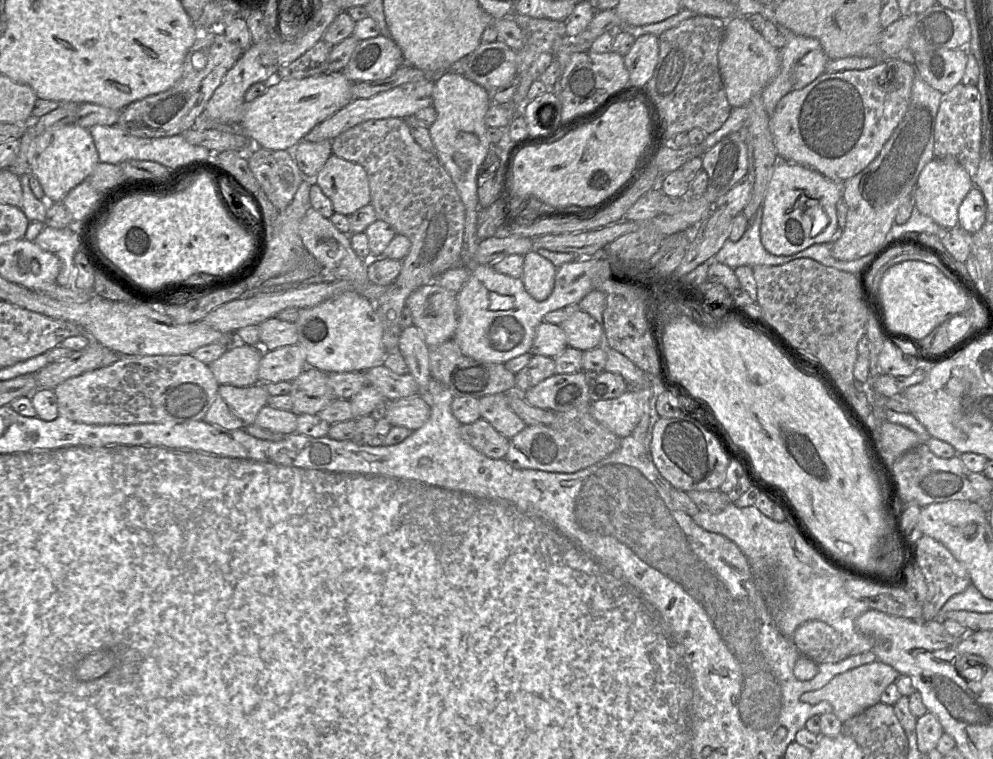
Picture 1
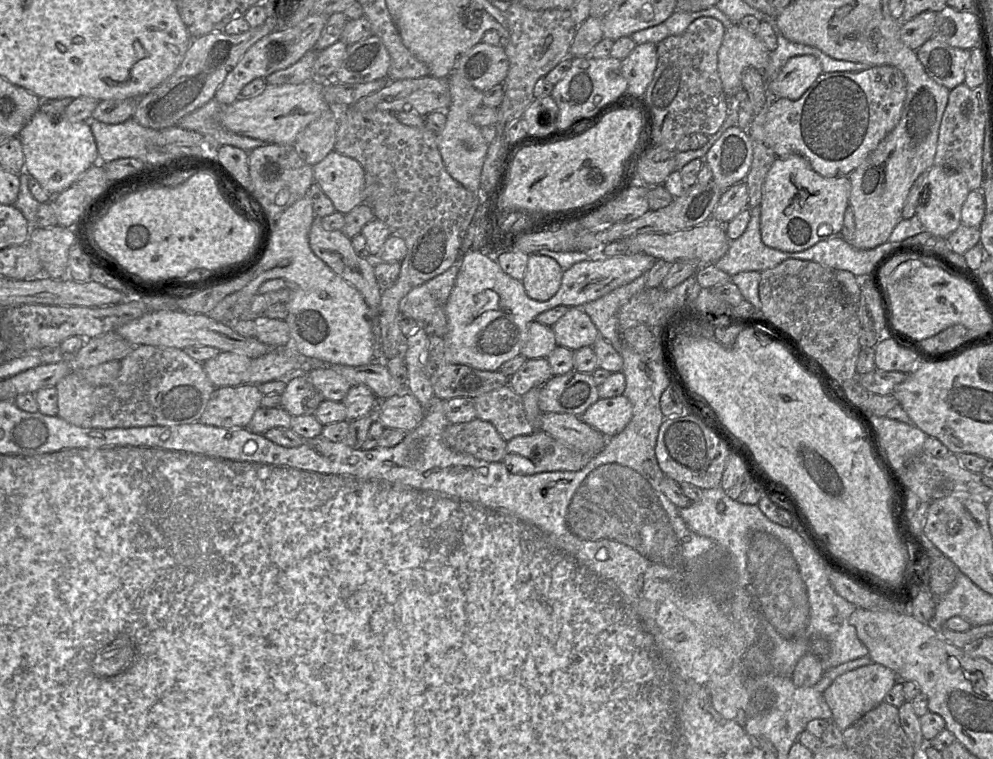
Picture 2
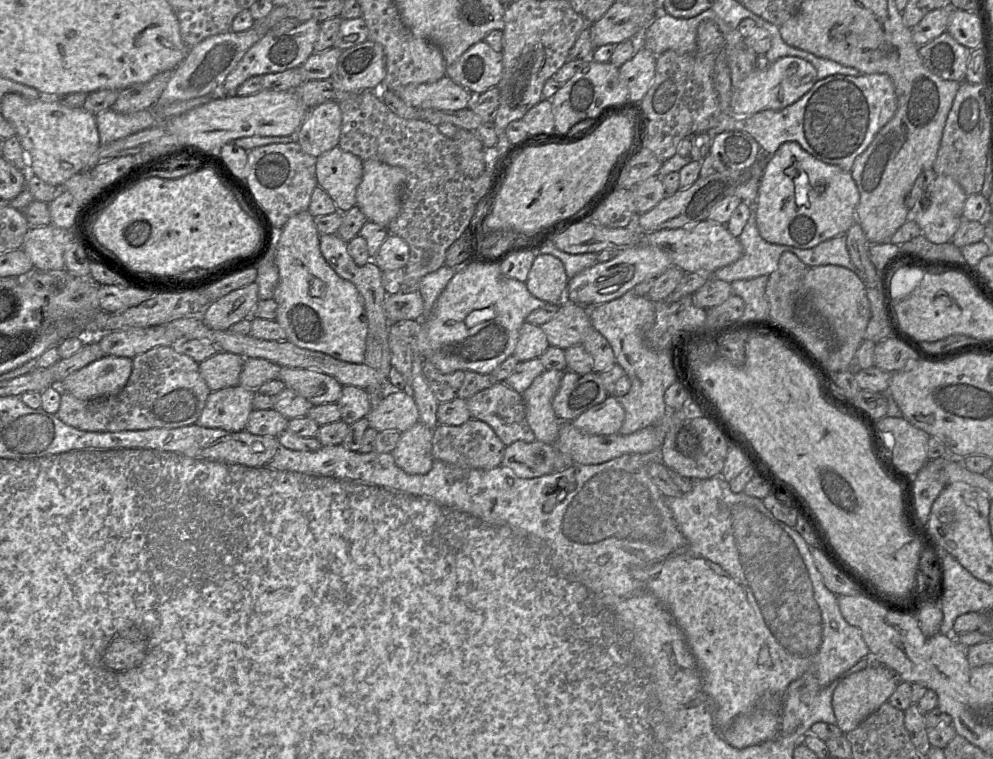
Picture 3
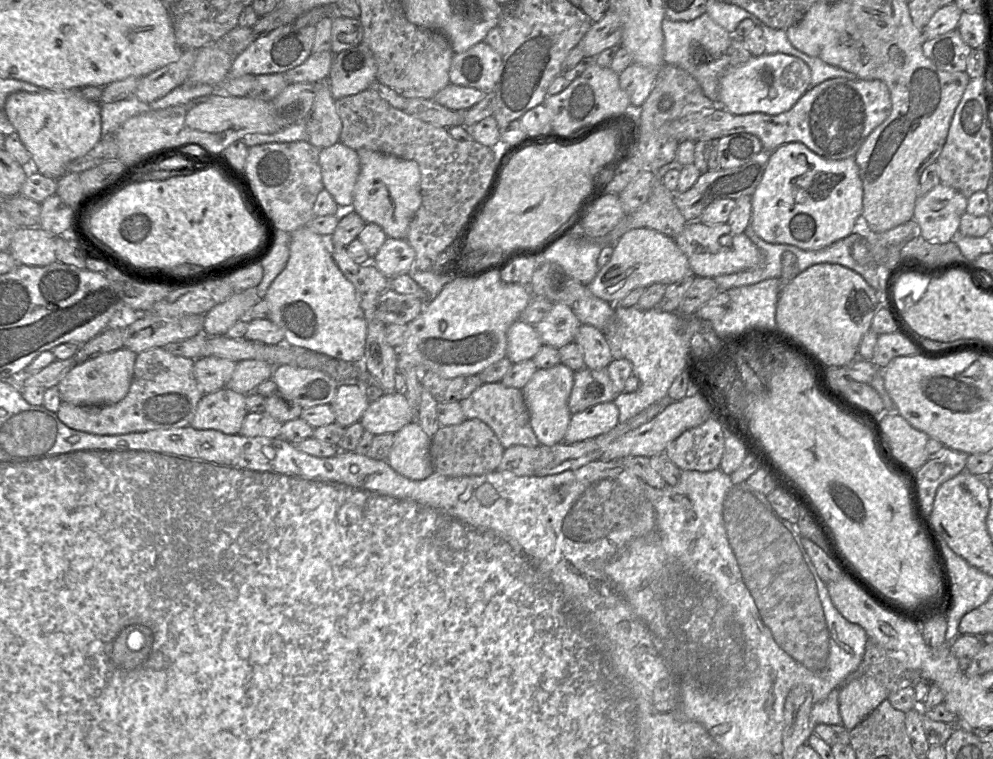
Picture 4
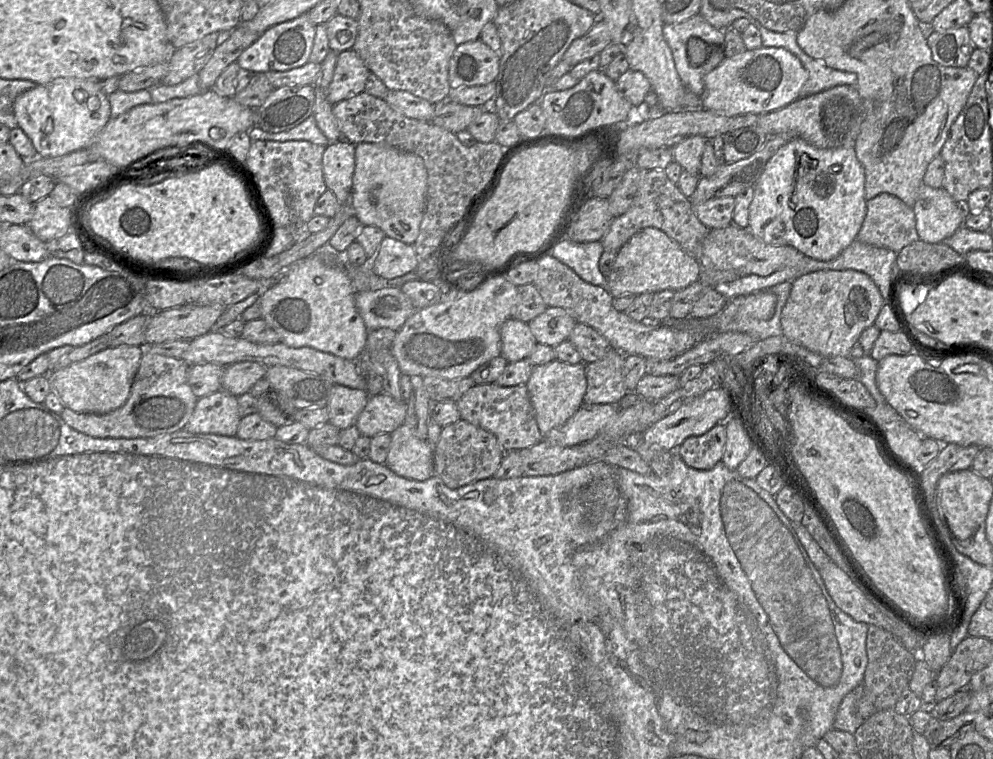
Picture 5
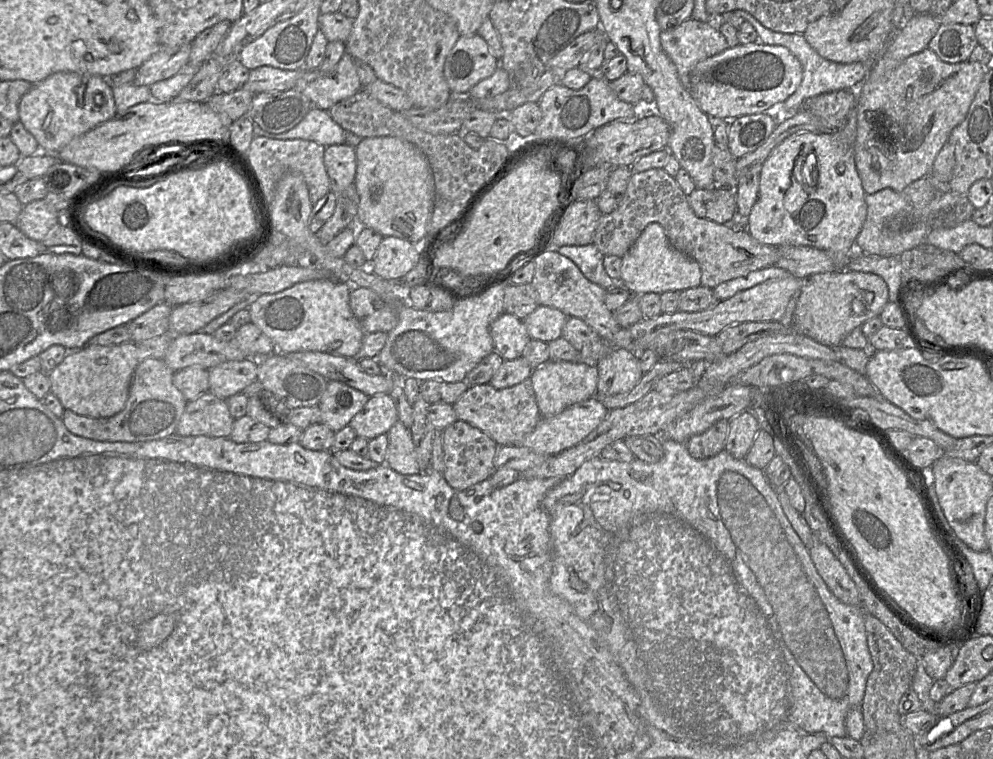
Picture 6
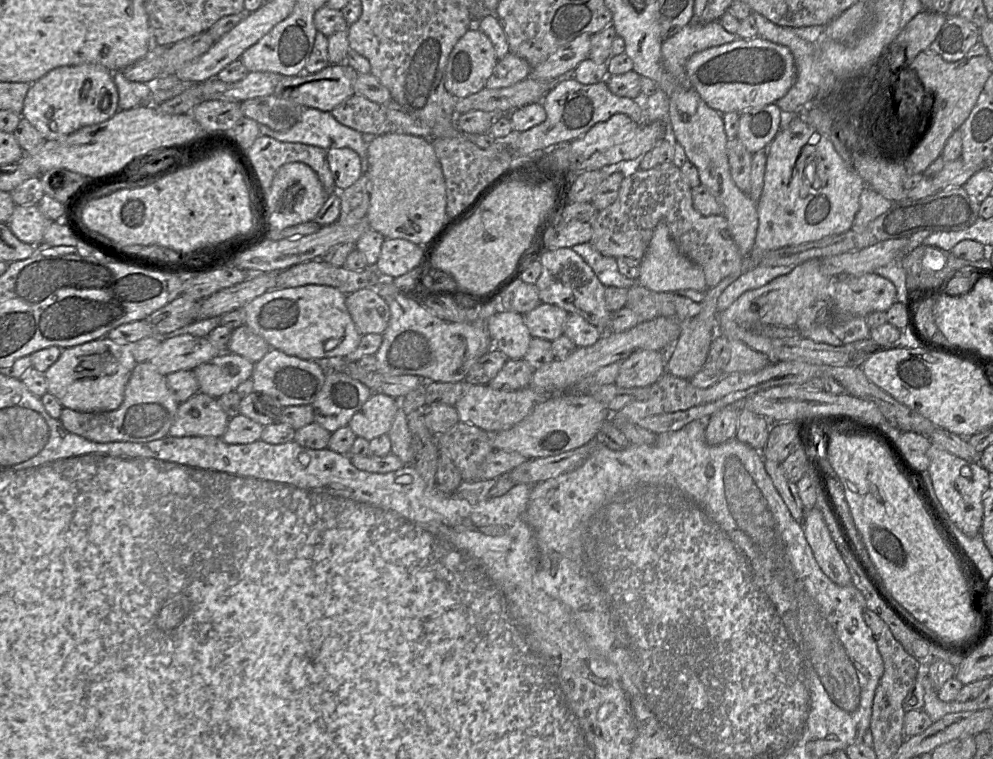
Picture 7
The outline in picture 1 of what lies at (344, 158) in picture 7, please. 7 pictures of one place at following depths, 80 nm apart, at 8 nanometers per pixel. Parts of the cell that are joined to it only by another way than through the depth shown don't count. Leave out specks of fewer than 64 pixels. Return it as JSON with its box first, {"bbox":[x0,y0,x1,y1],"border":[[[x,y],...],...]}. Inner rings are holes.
{"bbox":[313,154,370,216],"border":[[[332,154],[313,180],[330,199],[336,213],[350,216],[358,209],[370,204],[368,177],[364,168],[357,163]]]}

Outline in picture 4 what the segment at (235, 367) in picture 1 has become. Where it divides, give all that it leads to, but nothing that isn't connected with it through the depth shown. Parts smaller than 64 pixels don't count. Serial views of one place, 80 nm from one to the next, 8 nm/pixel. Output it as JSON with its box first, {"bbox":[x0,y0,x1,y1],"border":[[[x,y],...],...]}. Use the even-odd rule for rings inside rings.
{"bbox":[194,356,236,394],"border":[[[215,356],[196,359],[194,377],[203,394],[210,394],[225,388],[236,364],[231,360]]]}

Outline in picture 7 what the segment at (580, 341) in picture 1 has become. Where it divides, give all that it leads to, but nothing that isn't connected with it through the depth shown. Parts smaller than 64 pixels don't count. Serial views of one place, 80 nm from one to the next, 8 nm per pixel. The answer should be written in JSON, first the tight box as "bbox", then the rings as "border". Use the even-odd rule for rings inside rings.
{"bbox":[522,302,568,341],"border":[[[540,302],[533,310],[522,315],[531,337],[553,341],[563,334],[568,313],[555,305]]]}

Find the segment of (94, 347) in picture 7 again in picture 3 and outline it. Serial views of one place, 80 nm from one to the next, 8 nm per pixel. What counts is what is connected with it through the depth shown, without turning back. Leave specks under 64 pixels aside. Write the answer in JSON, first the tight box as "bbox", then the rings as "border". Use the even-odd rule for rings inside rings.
{"bbox":[59,356,132,400],"border":[[[103,356],[66,377],[59,385],[81,400],[116,395],[127,384],[132,371],[132,359]]]}

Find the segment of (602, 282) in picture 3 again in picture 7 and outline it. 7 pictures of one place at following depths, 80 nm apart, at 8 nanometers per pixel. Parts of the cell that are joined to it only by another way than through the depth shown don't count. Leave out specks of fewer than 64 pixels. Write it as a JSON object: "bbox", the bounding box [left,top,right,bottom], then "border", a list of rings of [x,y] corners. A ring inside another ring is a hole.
{"bbox":[638,222,706,292],"border":[[[663,222],[656,225],[645,255],[640,260],[639,270],[638,284],[653,292],[676,292],[688,289],[705,292],[706,290],[703,271],[678,249],[670,236],[669,228]]]}

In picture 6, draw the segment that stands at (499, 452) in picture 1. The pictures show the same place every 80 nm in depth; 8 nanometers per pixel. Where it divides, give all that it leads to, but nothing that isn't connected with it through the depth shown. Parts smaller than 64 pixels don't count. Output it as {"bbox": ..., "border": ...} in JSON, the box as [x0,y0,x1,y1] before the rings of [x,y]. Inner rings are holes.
{"bbox":[442,420,498,490],"border":[[[457,420],[442,431],[444,471],[446,482],[454,490],[464,490],[488,479],[496,471],[494,457],[498,449],[496,442],[471,424]]]}

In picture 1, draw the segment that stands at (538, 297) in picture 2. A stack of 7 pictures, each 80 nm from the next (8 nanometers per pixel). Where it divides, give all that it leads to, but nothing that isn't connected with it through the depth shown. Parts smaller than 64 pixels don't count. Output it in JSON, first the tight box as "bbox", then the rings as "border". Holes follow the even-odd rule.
{"bbox":[520,251,556,301],"border":[[[537,251],[525,254],[520,279],[526,292],[537,301],[547,299],[554,289],[556,269],[551,261]]]}

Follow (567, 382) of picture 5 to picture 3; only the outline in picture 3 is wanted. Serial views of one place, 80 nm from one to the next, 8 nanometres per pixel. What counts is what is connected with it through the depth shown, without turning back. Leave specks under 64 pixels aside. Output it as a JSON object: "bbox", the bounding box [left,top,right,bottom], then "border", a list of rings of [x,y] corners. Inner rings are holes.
{"bbox":[521,370,564,444],"border":[[[545,370],[521,394],[525,403],[526,417],[537,441],[555,444],[561,421],[552,408],[564,371]]]}

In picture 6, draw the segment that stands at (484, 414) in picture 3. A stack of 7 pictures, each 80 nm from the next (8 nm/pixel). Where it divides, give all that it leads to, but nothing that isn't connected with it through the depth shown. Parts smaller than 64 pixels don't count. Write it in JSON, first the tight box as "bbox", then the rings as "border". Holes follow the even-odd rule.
{"bbox":[453,378,541,446],"border":[[[530,378],[503,389],[496,389],[490,384],[469,386],[453,406],[459,420],[481,430],[498,446],[521,446],[523,439],[541,419]]]}

